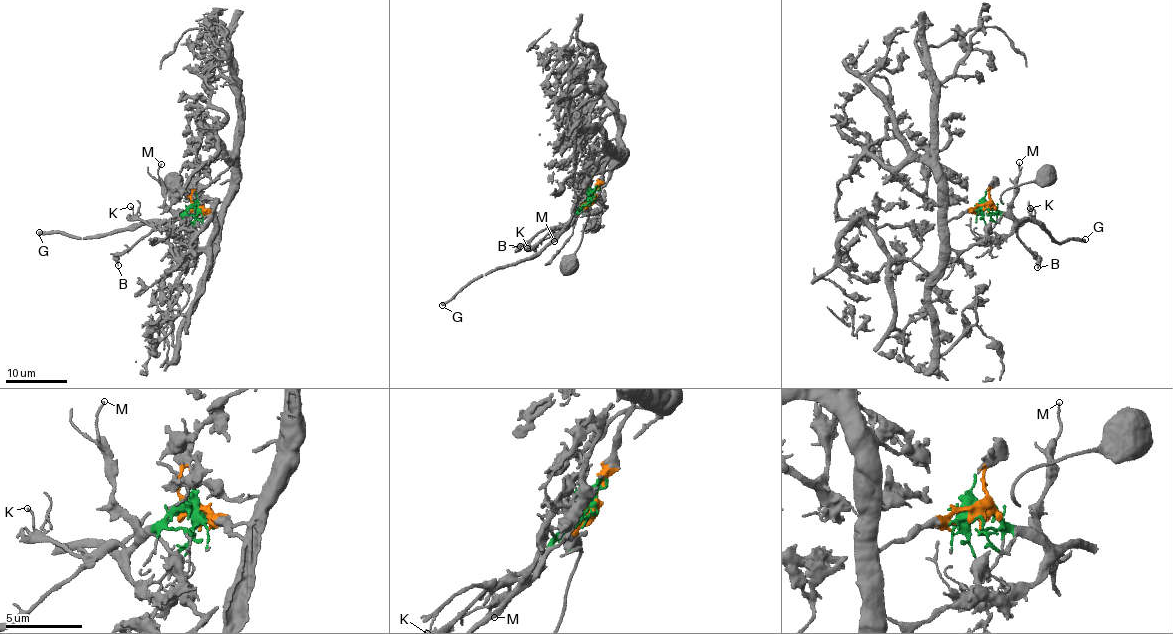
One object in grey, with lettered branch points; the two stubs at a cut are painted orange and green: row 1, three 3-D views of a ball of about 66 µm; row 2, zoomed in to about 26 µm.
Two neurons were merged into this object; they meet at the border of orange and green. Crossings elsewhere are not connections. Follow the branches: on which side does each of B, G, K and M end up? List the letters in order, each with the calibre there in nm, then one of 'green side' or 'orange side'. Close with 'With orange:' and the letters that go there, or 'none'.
B: 200 nm thick; green side
G: 320 nm thick; green side
K: 120 nm thick; green side
M: 120 nm thick; green side
With orange: none

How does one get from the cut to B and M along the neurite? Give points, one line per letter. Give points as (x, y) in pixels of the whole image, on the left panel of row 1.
B: (196, 207), (164, 220), (117, 257), (117, 265)
M: (196, 207), (176, 214), (165, 204), (163, 182), (158, 173), (162, 164)

